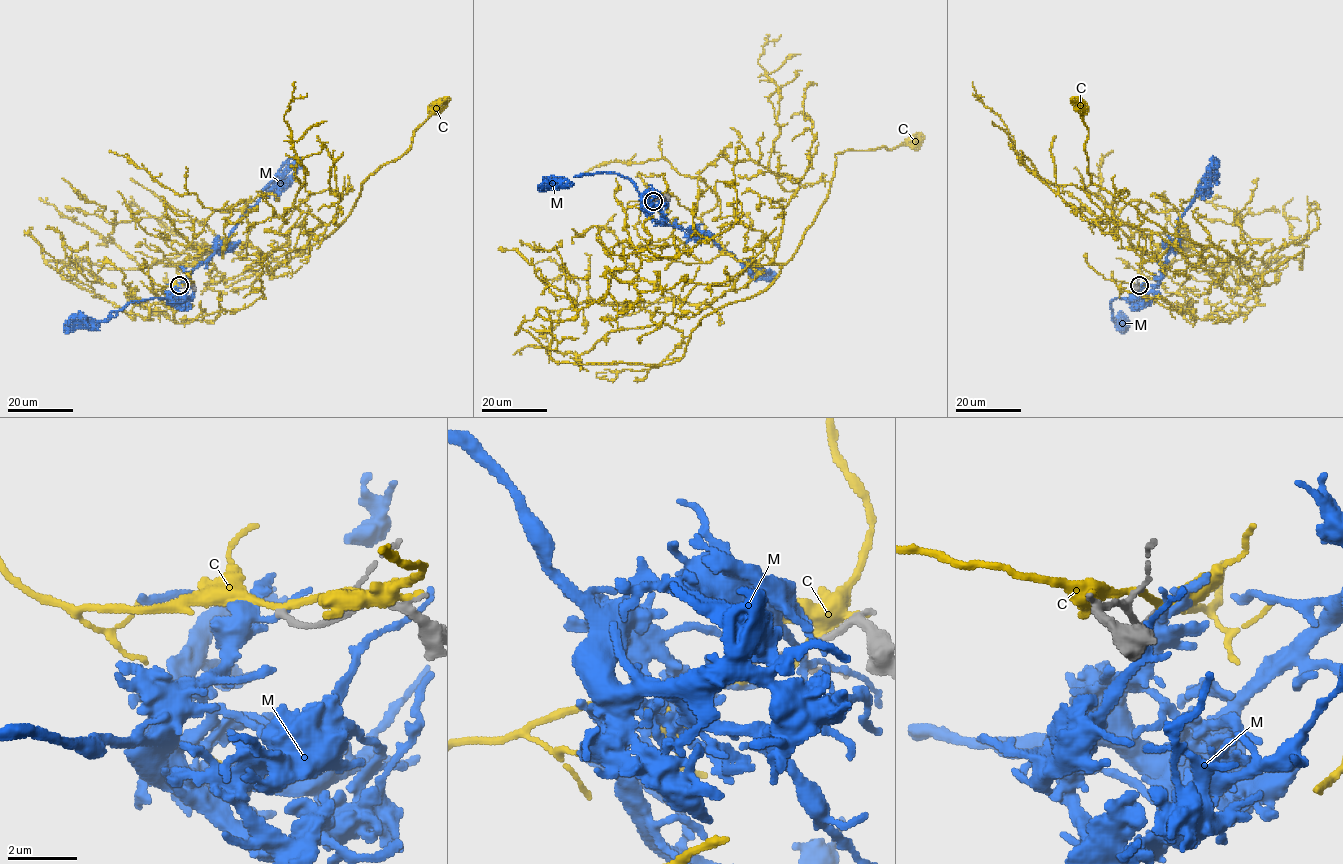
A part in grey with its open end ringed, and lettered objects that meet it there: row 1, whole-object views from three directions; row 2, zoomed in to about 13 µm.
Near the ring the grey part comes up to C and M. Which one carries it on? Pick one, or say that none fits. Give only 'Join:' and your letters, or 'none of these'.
Join: none of these

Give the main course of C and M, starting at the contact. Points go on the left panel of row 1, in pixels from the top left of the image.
C: (180, 285), (131, 319), (64, 277), (302, 254), (295, 82)
M: (180, 286), (166, 298), (128, 302), (103, 320), (79, 316), (78, 320)

